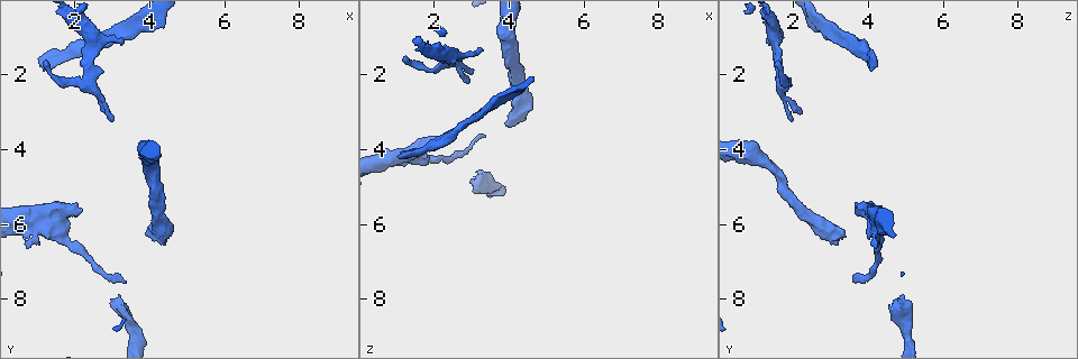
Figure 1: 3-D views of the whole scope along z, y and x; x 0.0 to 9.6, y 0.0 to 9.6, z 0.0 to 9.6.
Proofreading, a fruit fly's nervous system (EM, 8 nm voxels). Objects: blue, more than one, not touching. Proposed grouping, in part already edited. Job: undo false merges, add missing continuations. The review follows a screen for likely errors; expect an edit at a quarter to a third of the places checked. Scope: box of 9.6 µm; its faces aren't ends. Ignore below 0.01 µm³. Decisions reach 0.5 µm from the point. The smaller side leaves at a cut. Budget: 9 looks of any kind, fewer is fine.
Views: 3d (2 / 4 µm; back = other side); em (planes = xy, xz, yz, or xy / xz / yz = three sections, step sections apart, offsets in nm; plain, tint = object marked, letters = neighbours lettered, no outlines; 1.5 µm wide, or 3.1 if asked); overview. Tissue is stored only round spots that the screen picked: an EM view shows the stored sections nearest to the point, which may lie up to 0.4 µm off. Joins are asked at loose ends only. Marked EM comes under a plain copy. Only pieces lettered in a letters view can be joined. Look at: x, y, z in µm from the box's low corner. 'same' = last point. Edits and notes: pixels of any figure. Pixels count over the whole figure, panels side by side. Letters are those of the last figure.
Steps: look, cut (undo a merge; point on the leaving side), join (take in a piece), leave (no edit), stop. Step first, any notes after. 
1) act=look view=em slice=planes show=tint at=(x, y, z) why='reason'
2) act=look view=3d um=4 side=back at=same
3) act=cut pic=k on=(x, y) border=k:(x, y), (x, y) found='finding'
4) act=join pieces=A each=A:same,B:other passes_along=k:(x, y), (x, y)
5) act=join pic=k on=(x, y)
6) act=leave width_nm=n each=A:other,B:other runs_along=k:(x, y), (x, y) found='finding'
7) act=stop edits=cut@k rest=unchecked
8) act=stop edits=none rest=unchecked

act=look view=em slice=planes show=tint at=(4.15, 0.75, 2.45) why='branch stops here'

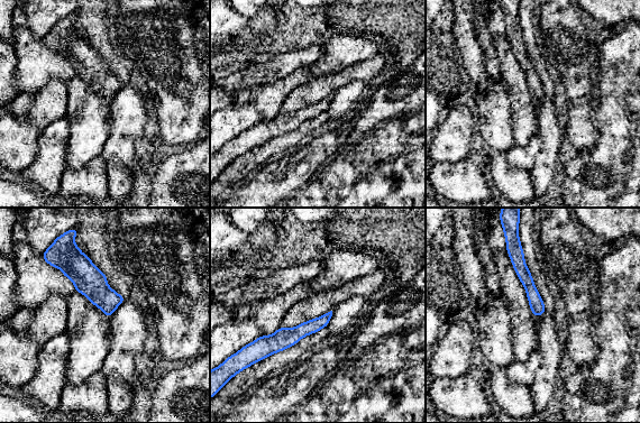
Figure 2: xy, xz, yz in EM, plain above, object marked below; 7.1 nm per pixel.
act=look view=em slice=planes show=letters at=same why='see the neighbours'

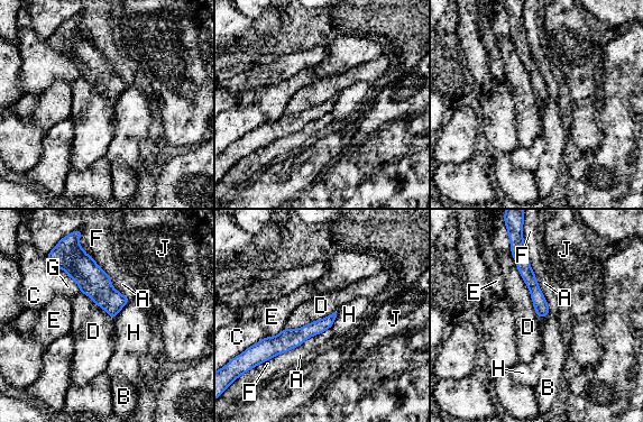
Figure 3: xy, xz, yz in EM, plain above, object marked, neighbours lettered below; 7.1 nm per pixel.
act=leave longest_contact=D:700nm each=A:other,B:other,C:other,D:other,E:other,F:other,G:other,H:other,J:other runs_along=3:(513, 238), (542, 314) found='no lettered piece goes on from it'

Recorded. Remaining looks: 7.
act=look view=em slice=planes show=letters at=(1.15, 1.65, 1.55) why='free end'

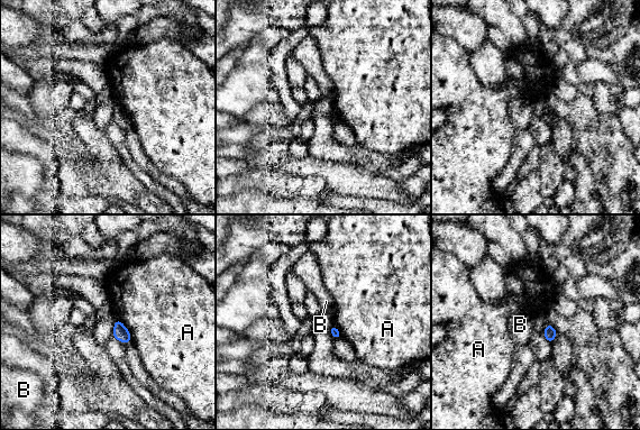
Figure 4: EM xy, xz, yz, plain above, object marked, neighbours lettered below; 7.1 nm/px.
act=leave each=A:other,B:other border=4:(118, 318), (129, 332), (131, 340) found='no lettered piece goes on from it'

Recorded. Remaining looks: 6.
act=look view=em slice=planes show=tint at=(3.95, 6.20, 3.30) why='long arm stops here'

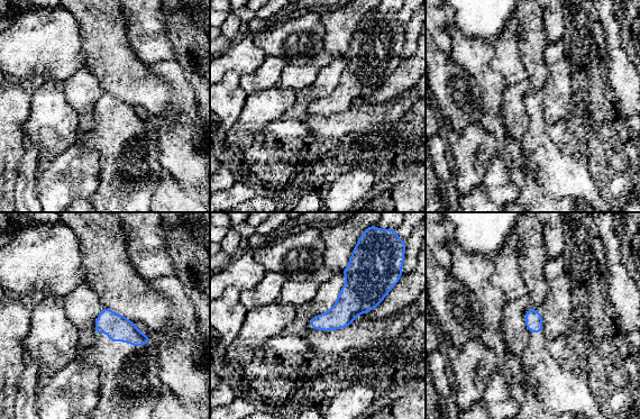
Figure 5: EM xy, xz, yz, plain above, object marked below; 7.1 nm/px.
act=look view=em slice=planes show=letters at=same why='what lies round it'

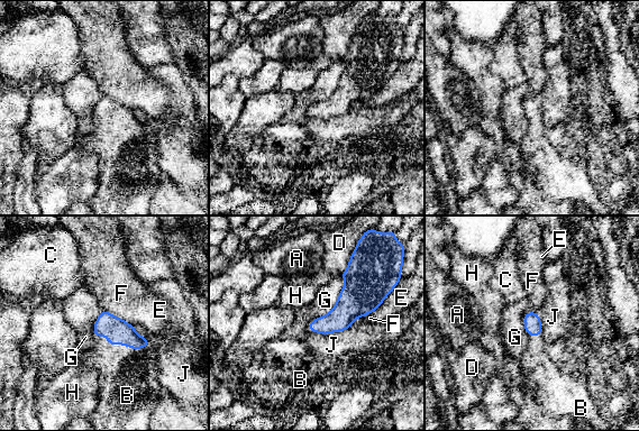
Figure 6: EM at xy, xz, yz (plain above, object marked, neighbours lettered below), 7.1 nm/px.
act=join pieces=B each=A:other,B:same,C:other,D:other,E:other,F:other,G:other,H:other,J:other found='the neuron continues'

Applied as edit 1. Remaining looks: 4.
act=look view=3d um=4 at=(2.20, 5.60, 3.70) why='free end'

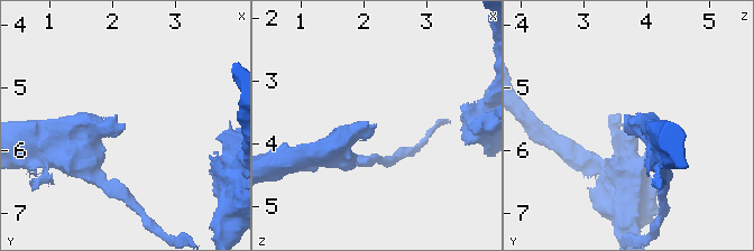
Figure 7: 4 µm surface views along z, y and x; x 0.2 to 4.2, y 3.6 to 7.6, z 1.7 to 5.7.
act=look view=em slice=planes show=letters at=(2.20, 5.60, 3.65) why='need the tissue'

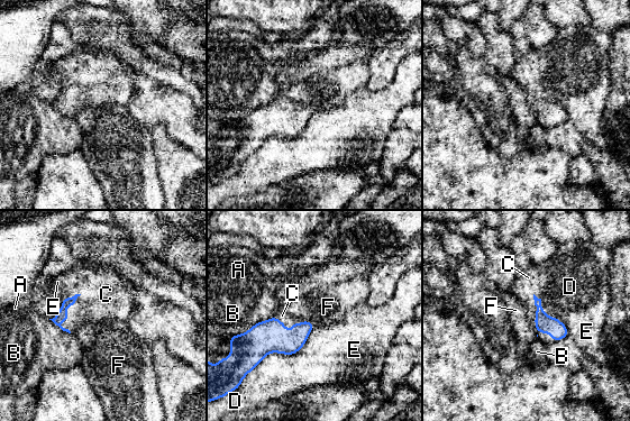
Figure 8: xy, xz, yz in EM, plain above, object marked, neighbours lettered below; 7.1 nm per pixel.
act=join pieces=C each=A:other,B:other,C:same,D:other,E:other,F:other passes_along=8:(545, 323), (535, 321), (521, 292) found='it goes on there'

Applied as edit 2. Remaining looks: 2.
act=stop edits=join@6,join@8 rest=unchecked

